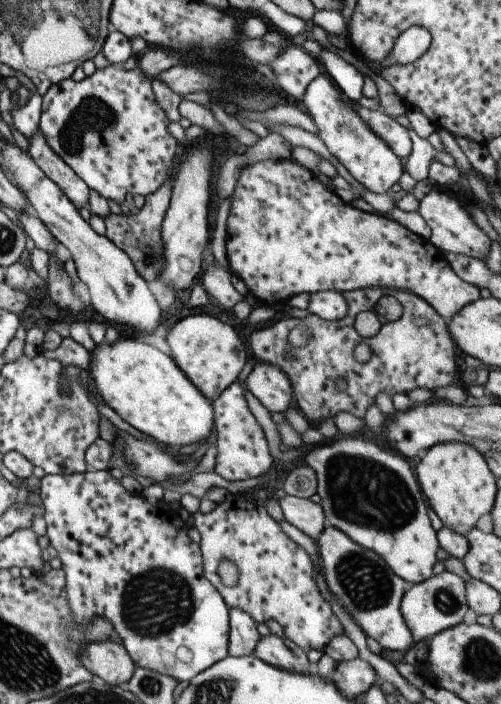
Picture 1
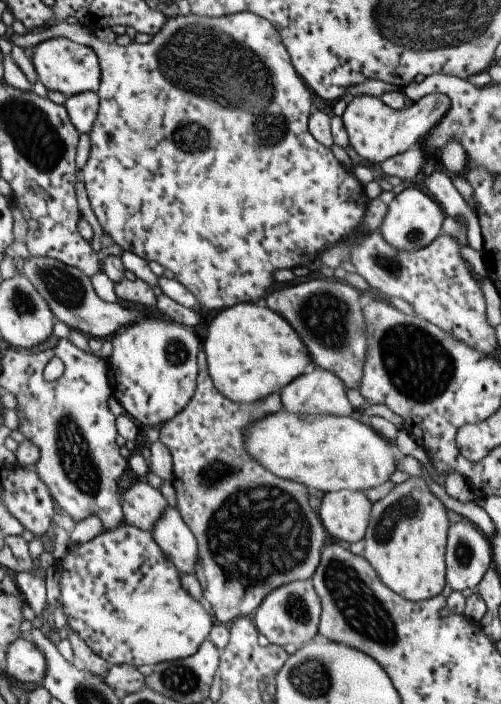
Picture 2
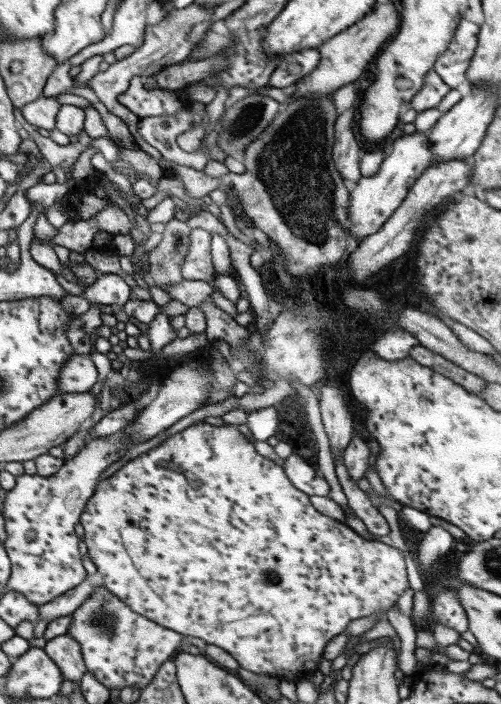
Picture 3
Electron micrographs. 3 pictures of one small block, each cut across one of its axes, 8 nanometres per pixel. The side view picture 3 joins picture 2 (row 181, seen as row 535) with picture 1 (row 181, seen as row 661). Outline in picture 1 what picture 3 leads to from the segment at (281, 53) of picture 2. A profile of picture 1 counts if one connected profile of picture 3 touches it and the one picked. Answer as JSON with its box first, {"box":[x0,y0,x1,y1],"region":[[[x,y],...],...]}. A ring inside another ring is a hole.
{"box":[225,160,480,322],"region":[[[265,160],[243,166],[230,196],[229,216],[225,226],[225,255],[231,274],[236,275],[259,306],[274,307],[287,303],[297,294],[318,291],[350,291],[366,287],[404,289],[427,302],[447,322],[461,308],[480,299],[480,292],[460,280],[449,268],[443,253],[429,241],[407,231],[401,224],[368,214],[342,202],[317,178],[288,160]]]}

